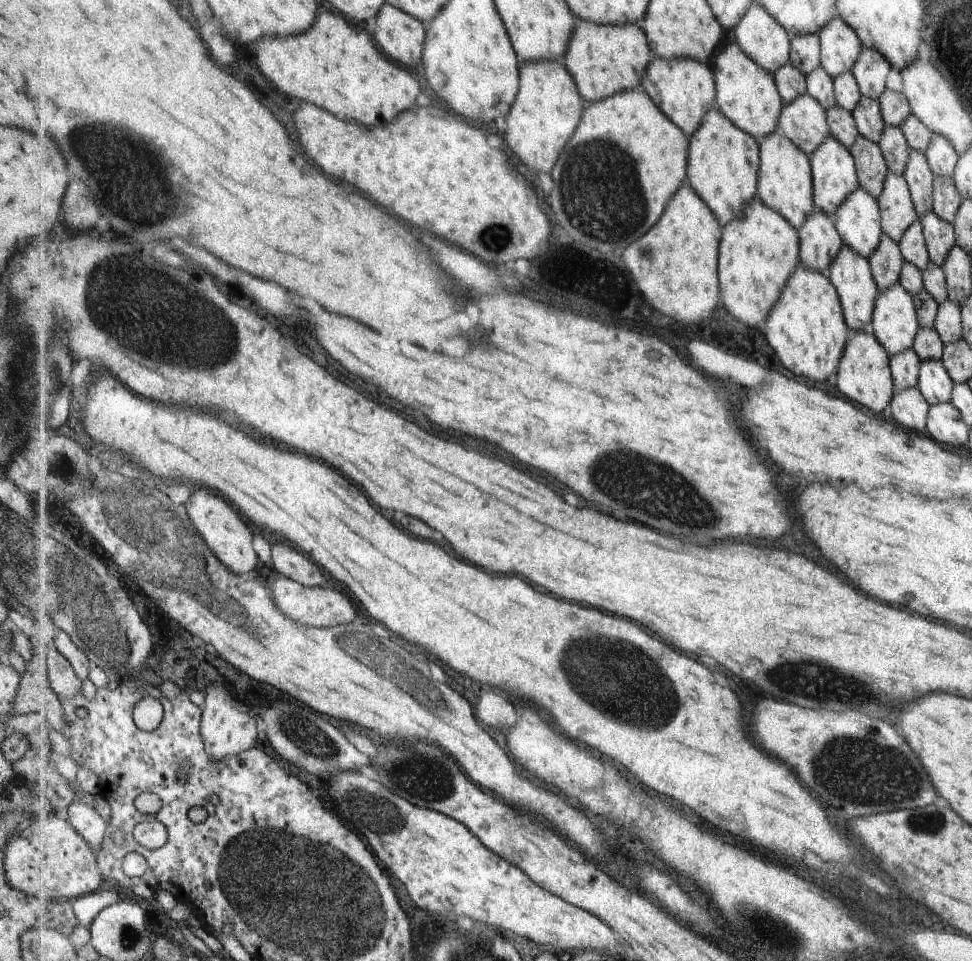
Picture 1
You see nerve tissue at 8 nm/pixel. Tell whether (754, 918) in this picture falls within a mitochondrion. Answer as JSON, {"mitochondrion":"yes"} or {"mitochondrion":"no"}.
{"mitochondrion":"yes"}

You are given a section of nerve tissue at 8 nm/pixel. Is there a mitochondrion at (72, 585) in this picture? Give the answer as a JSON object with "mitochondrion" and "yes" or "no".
{"mitochondrion":"yes"}

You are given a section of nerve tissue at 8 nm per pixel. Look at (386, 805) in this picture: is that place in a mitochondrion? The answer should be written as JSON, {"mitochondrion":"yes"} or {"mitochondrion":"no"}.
{"mitochondrion":"yes"}

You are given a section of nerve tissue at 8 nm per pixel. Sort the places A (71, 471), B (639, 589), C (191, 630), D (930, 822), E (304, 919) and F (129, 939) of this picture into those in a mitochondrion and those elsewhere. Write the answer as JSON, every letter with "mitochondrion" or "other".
{"A":"mitochondrion","B":"other","C":"other","D":"mitochondrion","E":"mitochondrion","F":"mitochondrion"}

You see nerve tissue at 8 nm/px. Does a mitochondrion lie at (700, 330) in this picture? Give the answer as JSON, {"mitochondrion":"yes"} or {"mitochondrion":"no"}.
{"mitochondrion":"no"}

